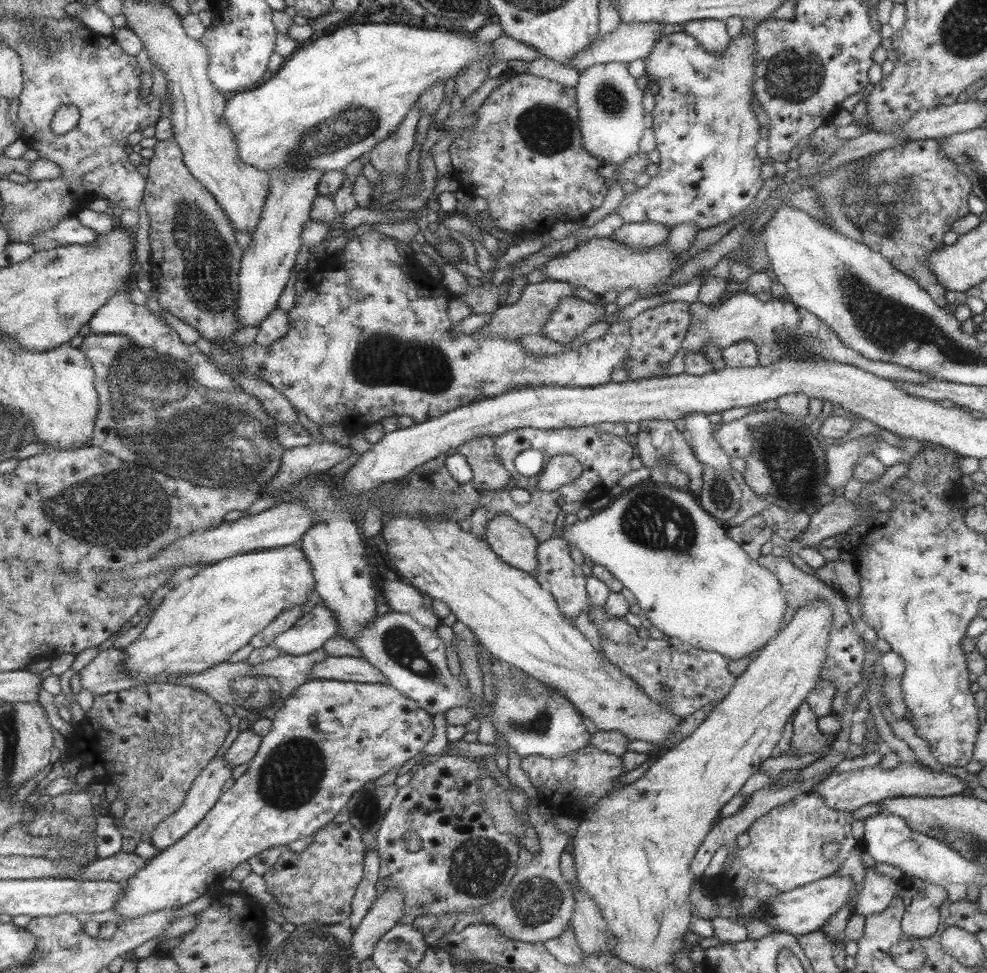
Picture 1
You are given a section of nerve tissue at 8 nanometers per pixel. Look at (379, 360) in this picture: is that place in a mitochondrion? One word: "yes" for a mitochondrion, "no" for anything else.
yes

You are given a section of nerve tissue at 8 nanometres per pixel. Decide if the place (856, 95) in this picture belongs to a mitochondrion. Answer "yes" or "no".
no

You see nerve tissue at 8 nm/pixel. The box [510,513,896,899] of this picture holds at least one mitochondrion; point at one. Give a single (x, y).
(664, 690)

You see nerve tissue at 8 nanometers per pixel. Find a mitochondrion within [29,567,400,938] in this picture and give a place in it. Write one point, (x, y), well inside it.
(292, 774)

